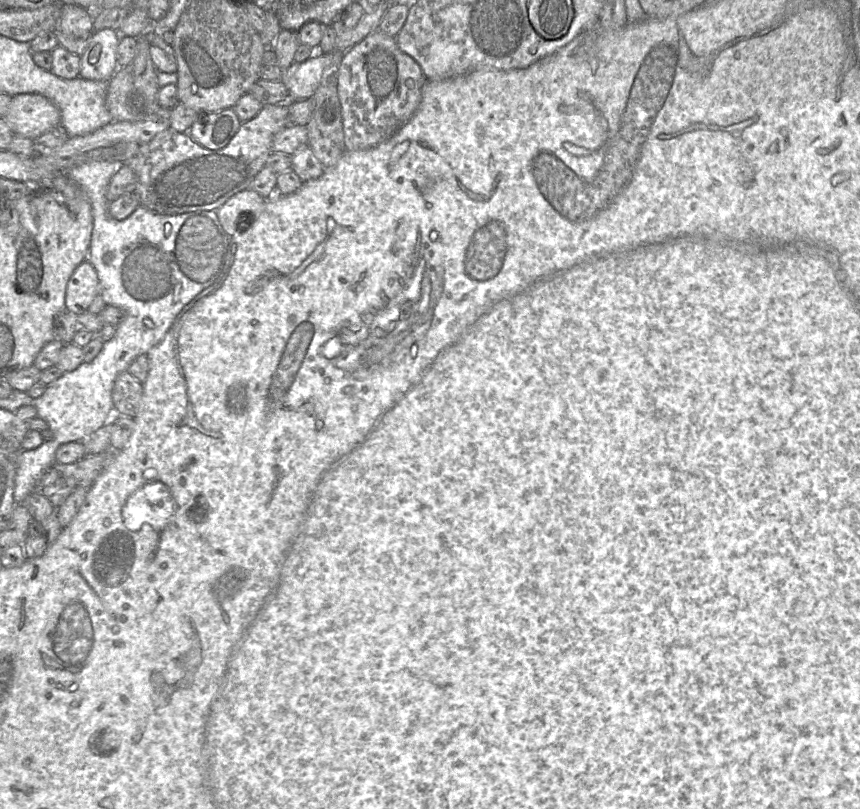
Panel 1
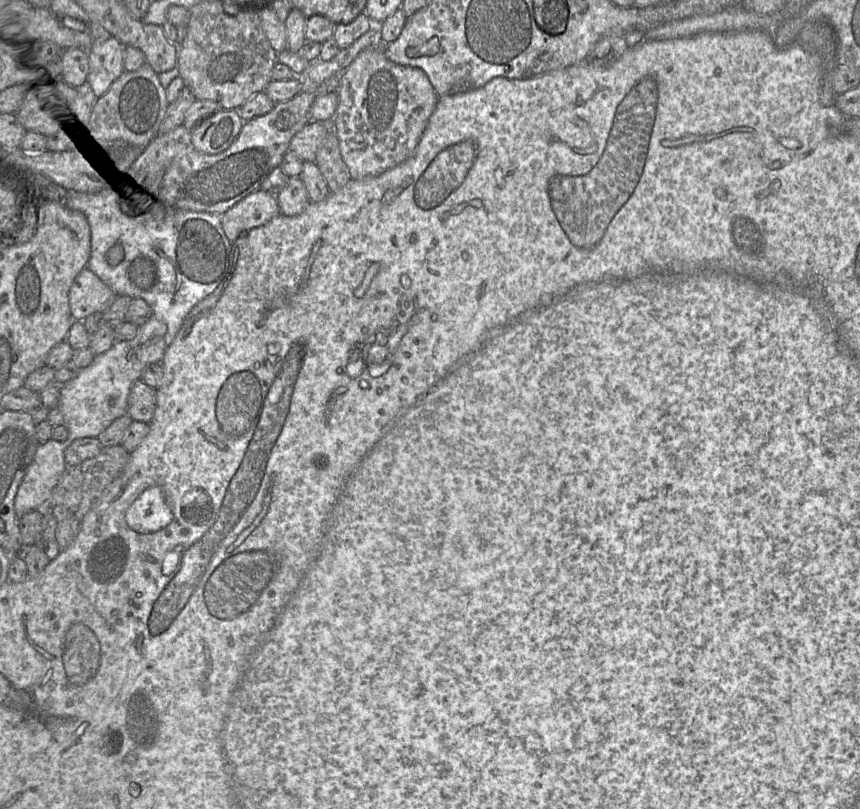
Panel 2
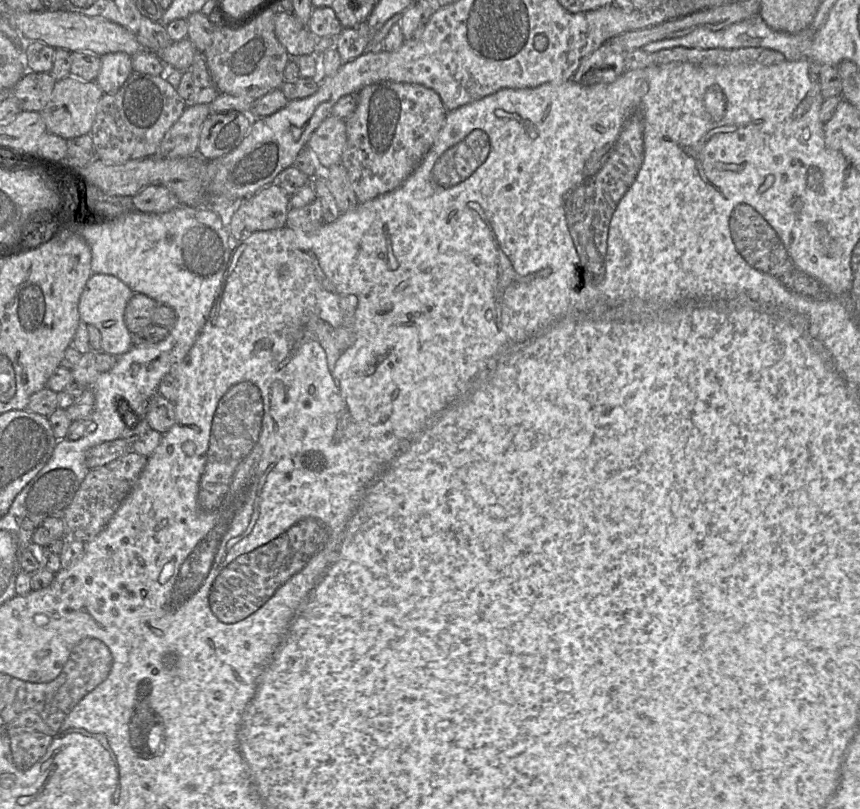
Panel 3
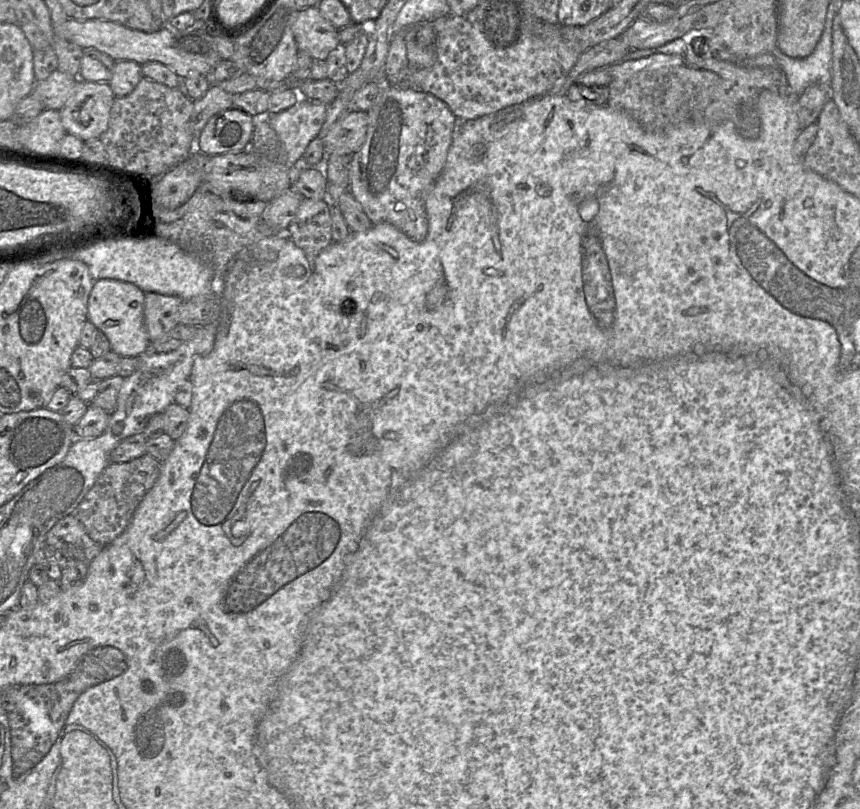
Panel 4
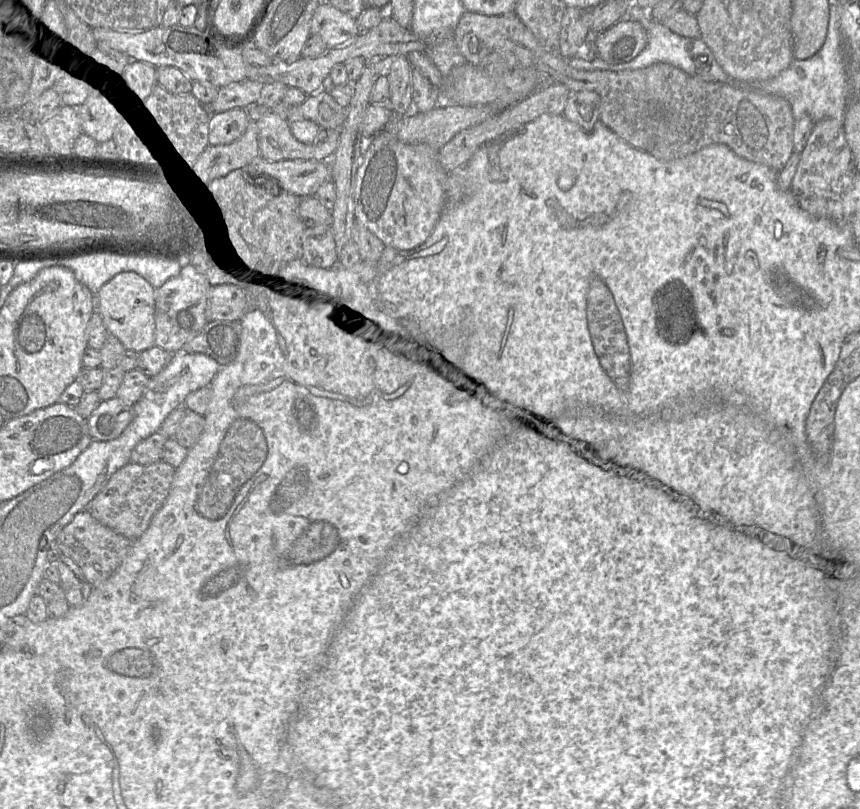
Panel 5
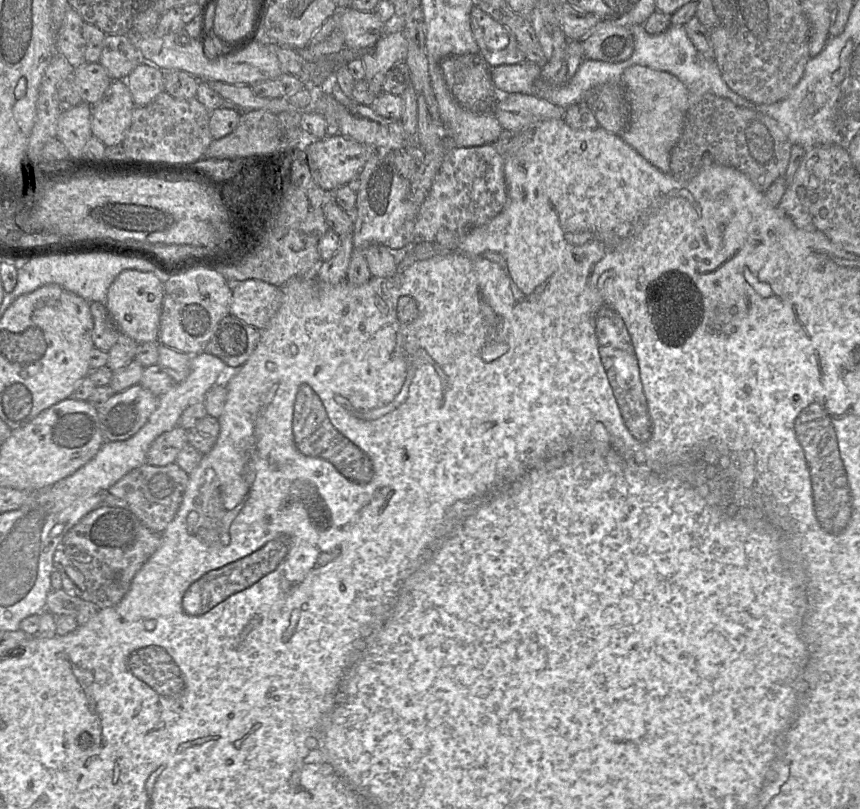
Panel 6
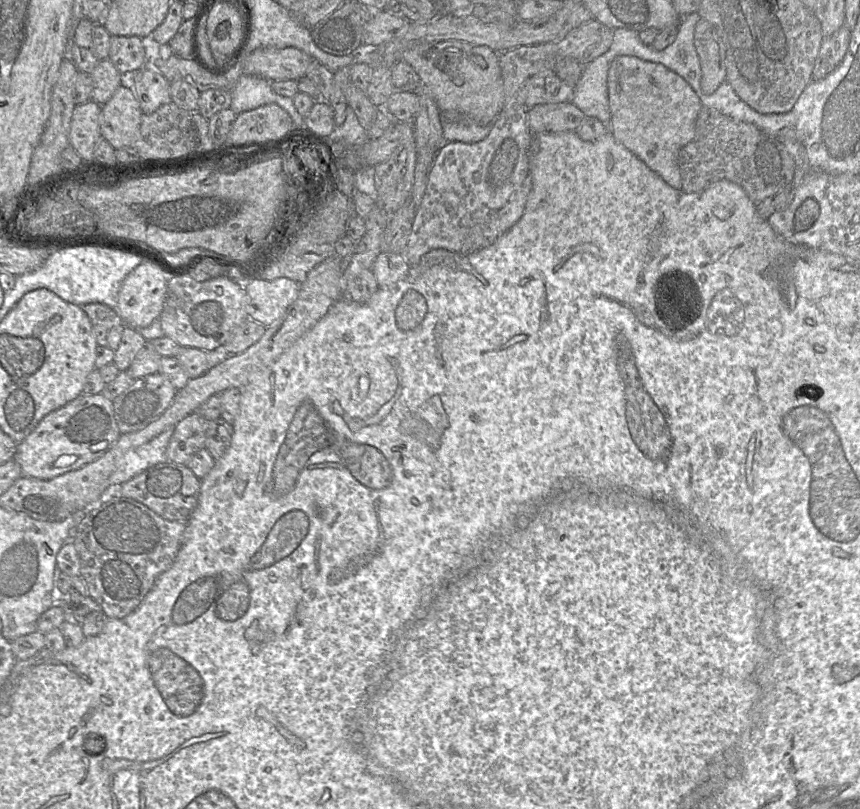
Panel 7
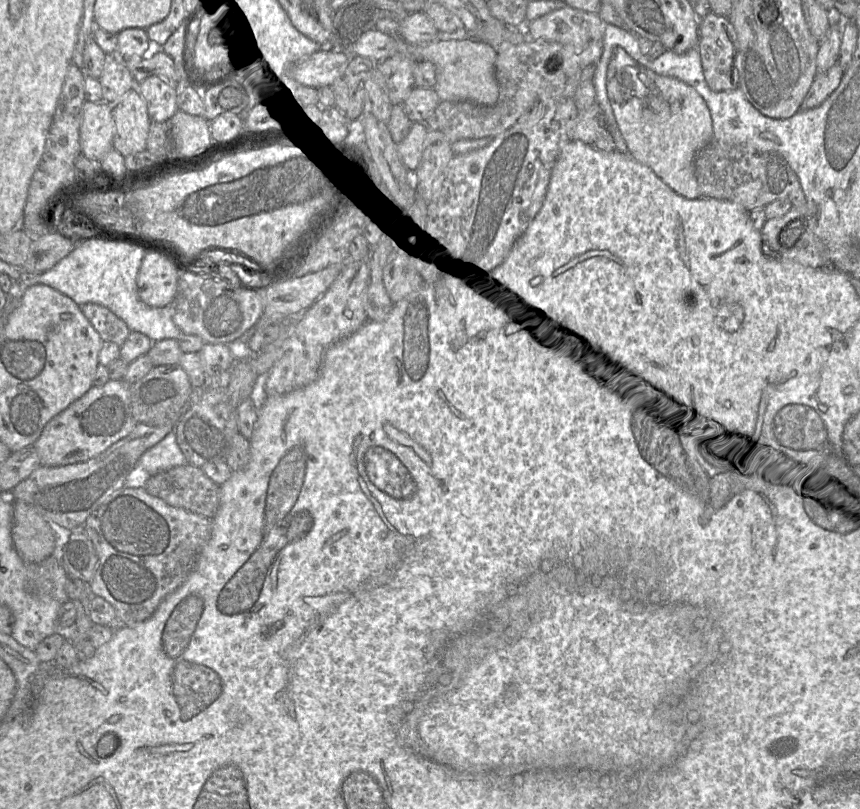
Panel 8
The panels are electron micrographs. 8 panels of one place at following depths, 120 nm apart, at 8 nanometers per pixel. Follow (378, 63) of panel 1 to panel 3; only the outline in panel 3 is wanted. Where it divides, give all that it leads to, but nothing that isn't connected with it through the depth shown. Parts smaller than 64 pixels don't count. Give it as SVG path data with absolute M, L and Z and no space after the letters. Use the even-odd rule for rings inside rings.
M384 81L368 85L359 92L358 105L346 121L347 142L342 163L360 203L400 187L419 166L444 125L448 110L434 90L419 84Z

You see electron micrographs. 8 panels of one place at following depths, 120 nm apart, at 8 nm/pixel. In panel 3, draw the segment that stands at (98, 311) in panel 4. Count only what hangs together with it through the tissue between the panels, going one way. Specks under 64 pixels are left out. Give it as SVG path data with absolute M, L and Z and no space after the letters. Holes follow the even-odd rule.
M92 274L80 296L78 311L81 321L97 327L101 333L101 351L113 356L126 353L132 347L131 333L125 321L126 306L134 292L113 275Z

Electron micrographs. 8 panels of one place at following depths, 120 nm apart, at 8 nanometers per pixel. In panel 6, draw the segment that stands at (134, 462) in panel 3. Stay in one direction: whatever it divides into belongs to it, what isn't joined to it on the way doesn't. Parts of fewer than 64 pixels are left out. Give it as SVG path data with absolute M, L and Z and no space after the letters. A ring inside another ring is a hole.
M176 463L166 466L152 466L144 464L133 469L107 492L102 505L114 506L131 511L147 528L163 533L175 518L184 498L189 474Z

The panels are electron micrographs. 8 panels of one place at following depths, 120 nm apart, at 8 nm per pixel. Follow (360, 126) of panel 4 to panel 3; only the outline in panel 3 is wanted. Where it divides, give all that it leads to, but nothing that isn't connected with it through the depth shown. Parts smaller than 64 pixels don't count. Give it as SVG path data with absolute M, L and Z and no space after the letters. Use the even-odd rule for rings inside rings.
M330 115L313 132L306 146L312 151L320 170L327 170L341 162L346 142L346 121Z

